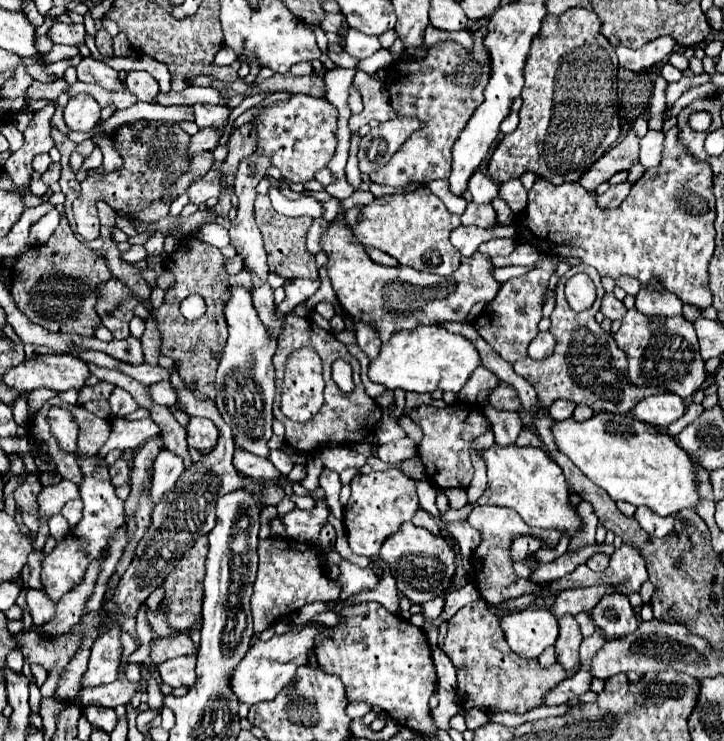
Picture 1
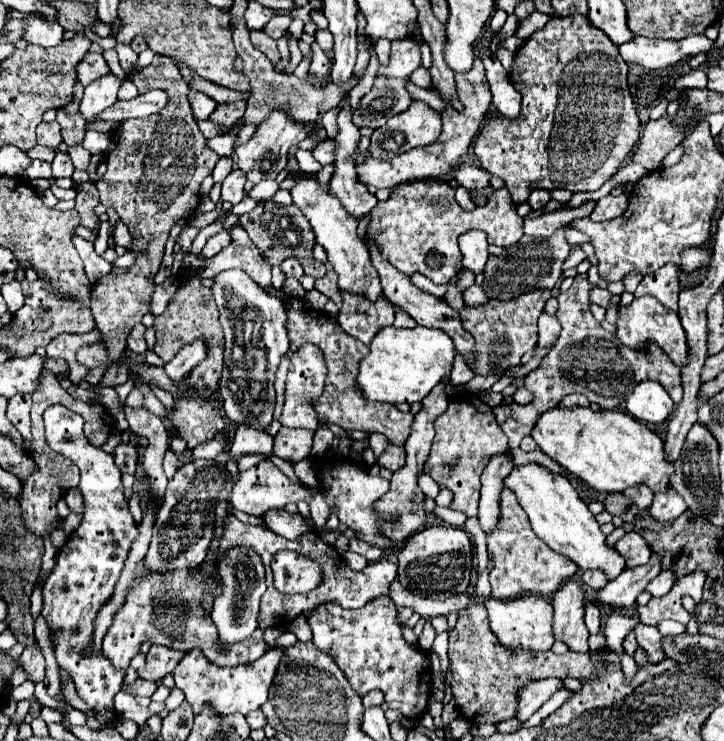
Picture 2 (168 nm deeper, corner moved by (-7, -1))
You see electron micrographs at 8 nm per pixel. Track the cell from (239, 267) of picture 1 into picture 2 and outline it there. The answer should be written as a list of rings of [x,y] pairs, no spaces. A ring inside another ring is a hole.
[[[240,225],[232,227],[232,243],[212,259],[206,259],[204,269],[200,271],[202,277],[212,277],[218,275],[220,271],[228,271],[232,267],[240,267],[246,271],[260,289],[266,293],[272,289],[272,279],[270,279],[270,265],[264,261],[260,251],[256,251],[256,245],[252,239],[248,239],[248,233]]]

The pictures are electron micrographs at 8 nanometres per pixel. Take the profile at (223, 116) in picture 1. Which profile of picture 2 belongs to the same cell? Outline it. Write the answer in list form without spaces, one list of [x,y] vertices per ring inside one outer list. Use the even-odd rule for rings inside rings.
[[[194,89],[190,91],[188,99],[190,99],[190,105],[192,105],[192,109],[194,109],[194,117],[196,117],[196,119],[208,119],[208,117],[212,115],[214,107],[218,105],[214,99],[210,99],[208,95],[202,95],[202,93],[194,91]]]

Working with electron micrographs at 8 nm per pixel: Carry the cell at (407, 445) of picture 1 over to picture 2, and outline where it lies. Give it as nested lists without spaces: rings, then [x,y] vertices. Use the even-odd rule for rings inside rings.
[[[390,445],[384,455],[378,459],[380,467],[388,467],[390,471],[396,471],[404,465],[406,461],[406,449],[404,447],[398,447],[398,445]]]

